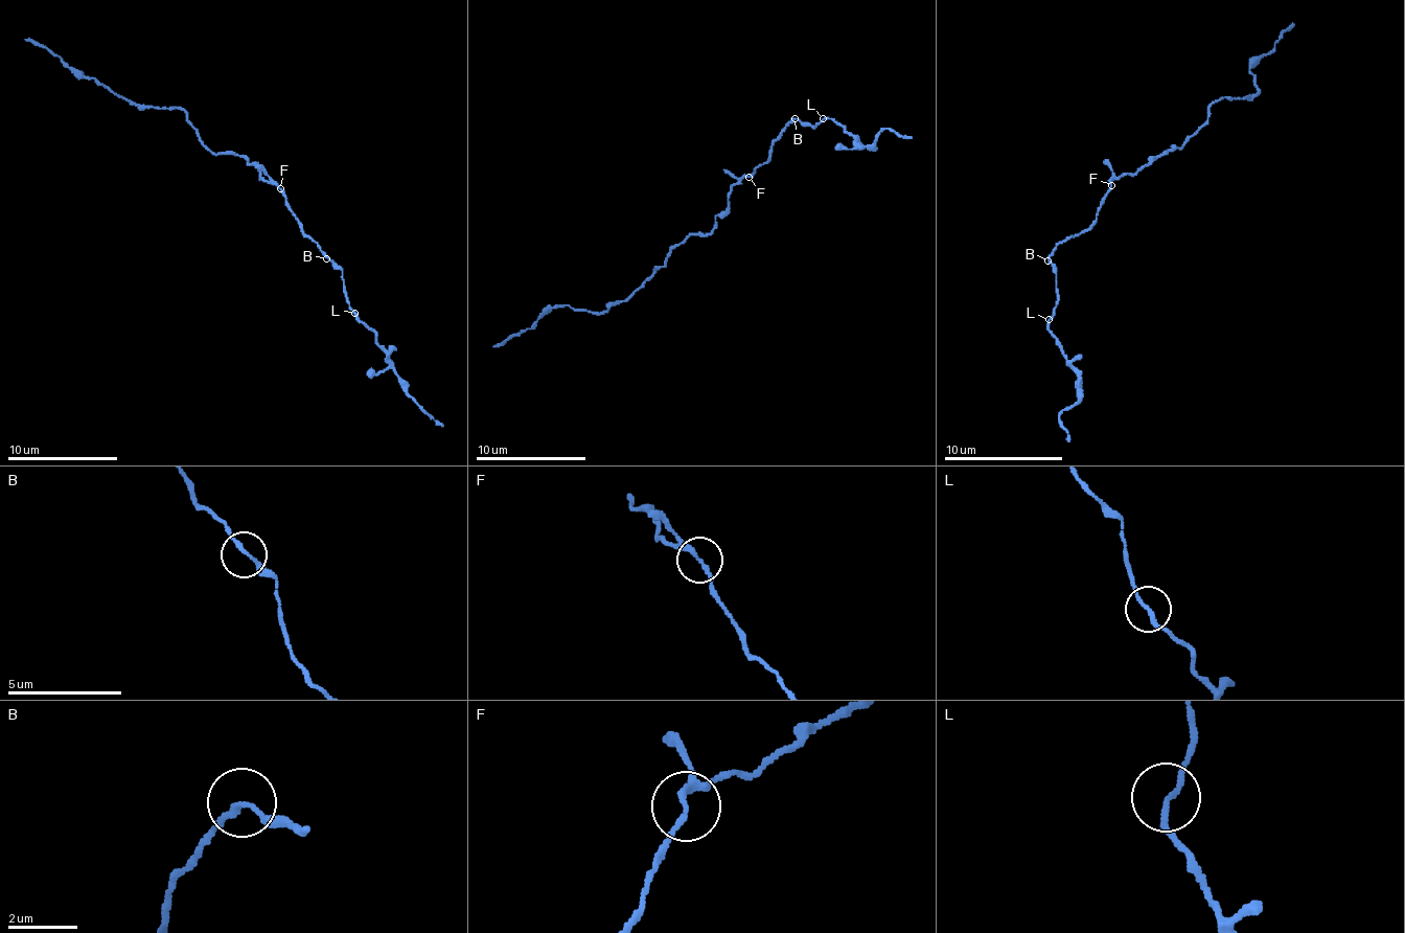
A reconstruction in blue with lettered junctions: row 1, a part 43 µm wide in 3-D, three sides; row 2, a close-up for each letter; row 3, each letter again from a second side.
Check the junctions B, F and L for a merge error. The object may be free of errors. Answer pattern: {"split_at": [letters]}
{"split_at": []}

